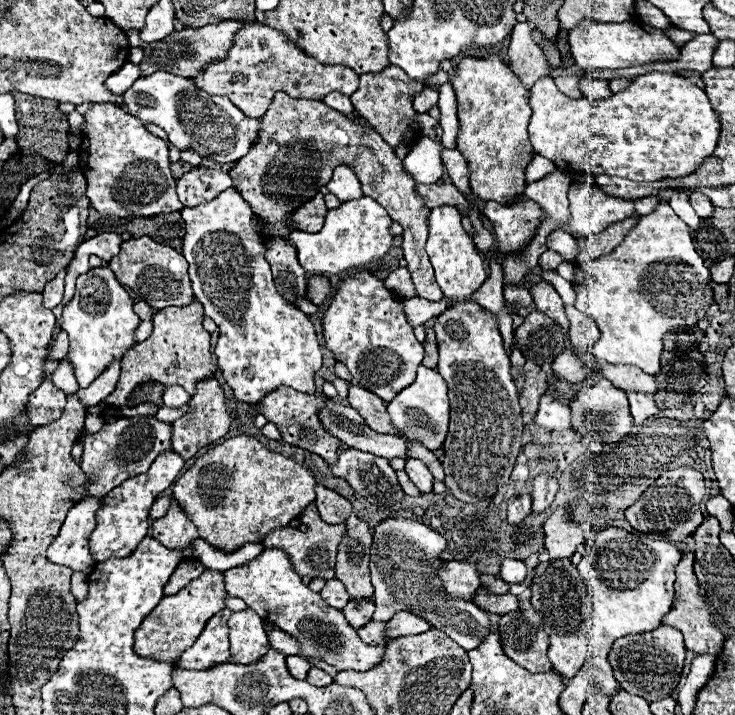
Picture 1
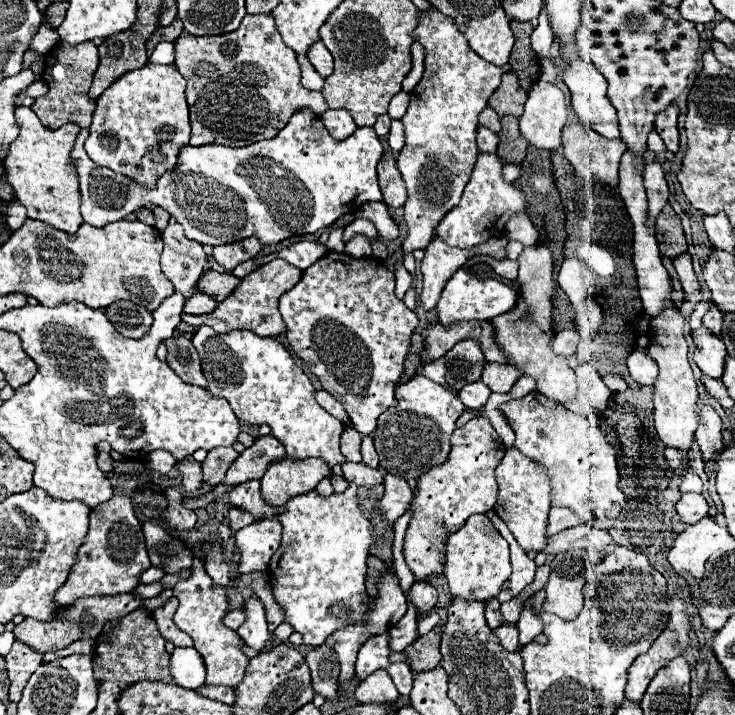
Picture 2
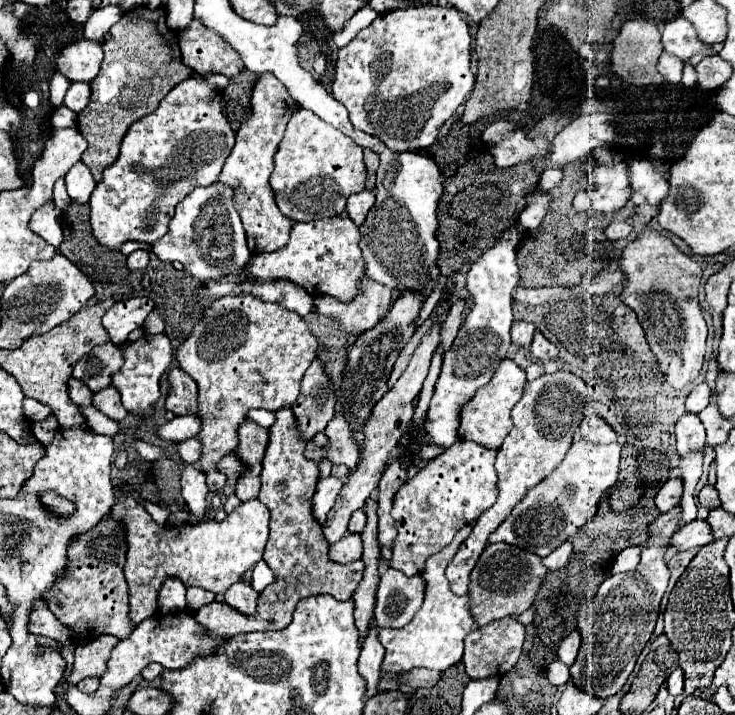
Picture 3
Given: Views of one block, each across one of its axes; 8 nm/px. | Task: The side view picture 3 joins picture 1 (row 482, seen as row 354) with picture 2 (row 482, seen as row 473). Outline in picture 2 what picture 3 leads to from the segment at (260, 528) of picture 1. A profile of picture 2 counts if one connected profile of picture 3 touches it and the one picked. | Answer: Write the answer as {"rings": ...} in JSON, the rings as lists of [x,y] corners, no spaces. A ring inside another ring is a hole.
{"rings":[[[212,448],[208,452],[208,458],[202,462],[204,482],[210,486],[218,486],[224,480],[226,470],[238,456],[240,452],[236,452],[234,448]]]}

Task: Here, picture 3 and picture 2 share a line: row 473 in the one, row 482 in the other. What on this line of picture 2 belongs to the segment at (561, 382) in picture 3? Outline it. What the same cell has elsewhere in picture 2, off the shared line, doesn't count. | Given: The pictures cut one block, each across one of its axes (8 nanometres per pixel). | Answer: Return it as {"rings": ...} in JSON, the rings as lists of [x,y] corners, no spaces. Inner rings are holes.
{"rings":[[[510,446],[506,448],[506,454],[496,468],[496,480],[498,480],[498,500],[494,510],[508,524],[510,532],[514,534],[514,538],[524,550],[536,552],[536,554],[544,552],[548,542],[546,522],[548,522],[548,512],[552,508],[550,476],[538,462],[530,460],[520,450]]]}

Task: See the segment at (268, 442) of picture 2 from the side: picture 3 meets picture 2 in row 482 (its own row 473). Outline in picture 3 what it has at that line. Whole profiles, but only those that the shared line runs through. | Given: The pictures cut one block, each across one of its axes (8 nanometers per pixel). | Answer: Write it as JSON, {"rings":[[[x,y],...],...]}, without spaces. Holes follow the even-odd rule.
{"rings":[[[228,454],[222,458],[222,462],[218,462],[218,470],[222,470],[222,474],[226,474],[226,476],[238,478],[246,470],[246,466],[234,454]]]}

